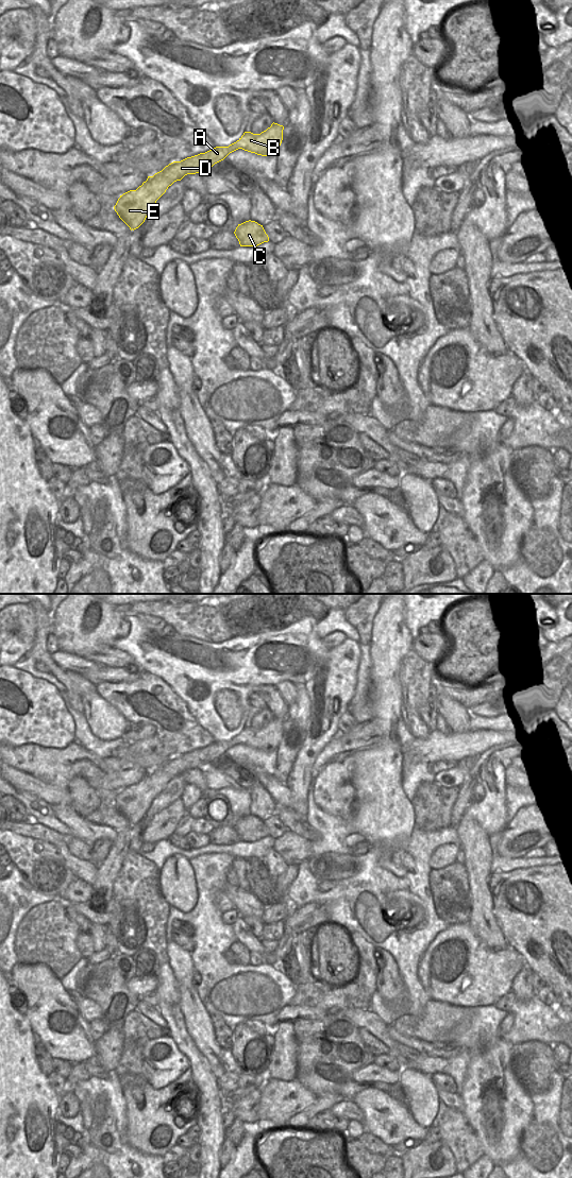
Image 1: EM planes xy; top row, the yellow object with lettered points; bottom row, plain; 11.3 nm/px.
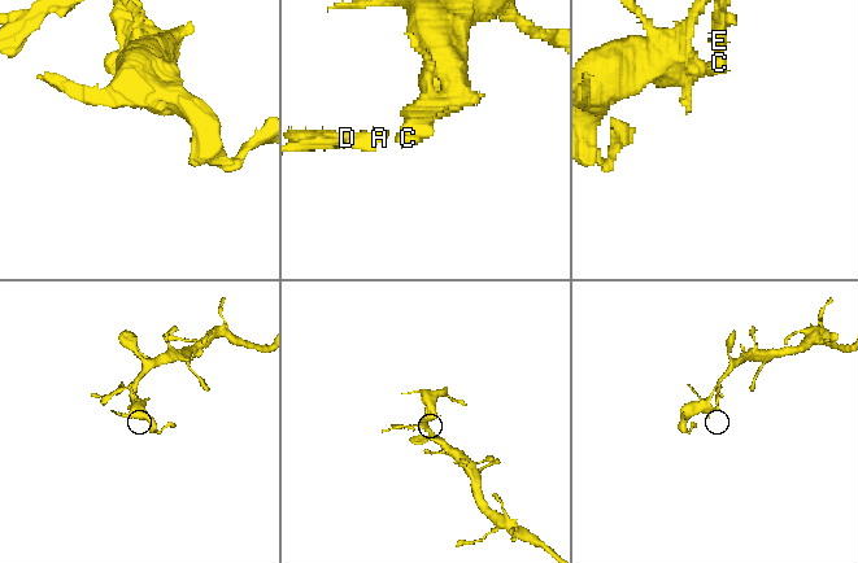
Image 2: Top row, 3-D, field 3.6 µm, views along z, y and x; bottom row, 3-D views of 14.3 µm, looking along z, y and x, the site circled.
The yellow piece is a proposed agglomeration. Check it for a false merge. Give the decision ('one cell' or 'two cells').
two cells

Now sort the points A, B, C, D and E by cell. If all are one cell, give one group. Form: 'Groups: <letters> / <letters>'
Groups: A D E / B C

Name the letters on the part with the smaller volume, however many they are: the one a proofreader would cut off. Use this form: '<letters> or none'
A, D, E

